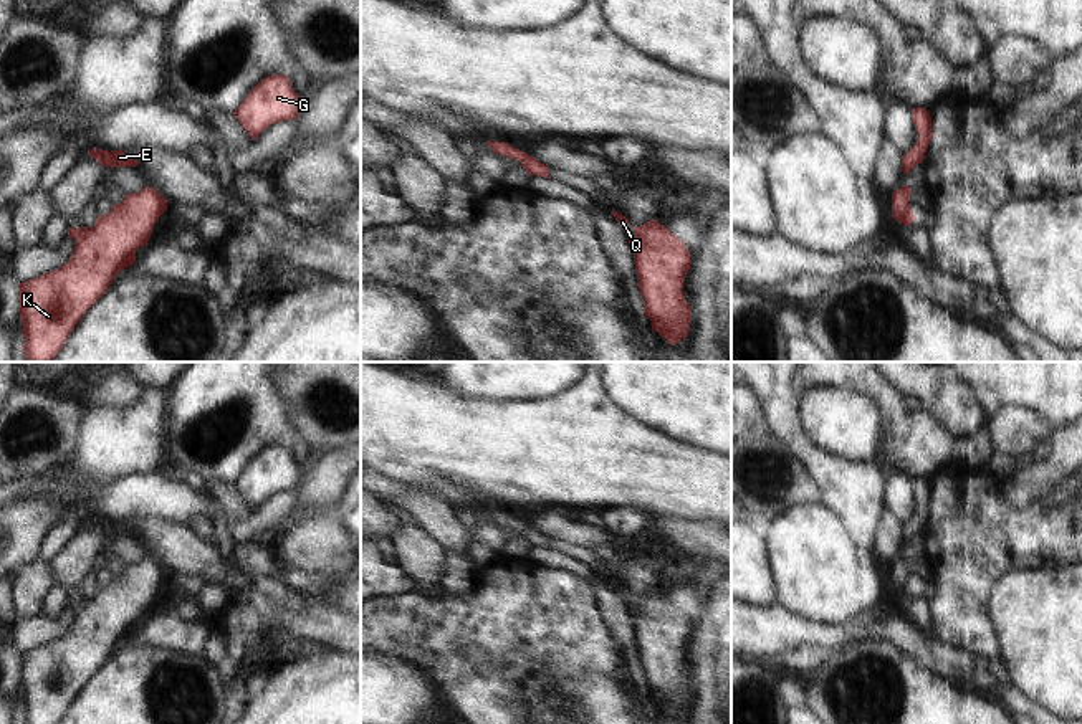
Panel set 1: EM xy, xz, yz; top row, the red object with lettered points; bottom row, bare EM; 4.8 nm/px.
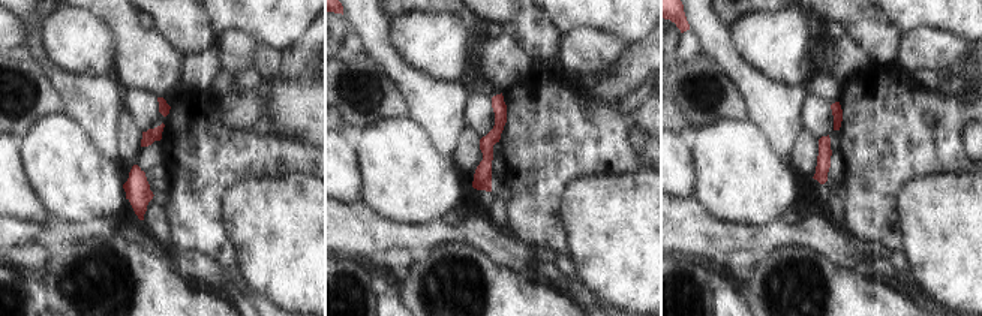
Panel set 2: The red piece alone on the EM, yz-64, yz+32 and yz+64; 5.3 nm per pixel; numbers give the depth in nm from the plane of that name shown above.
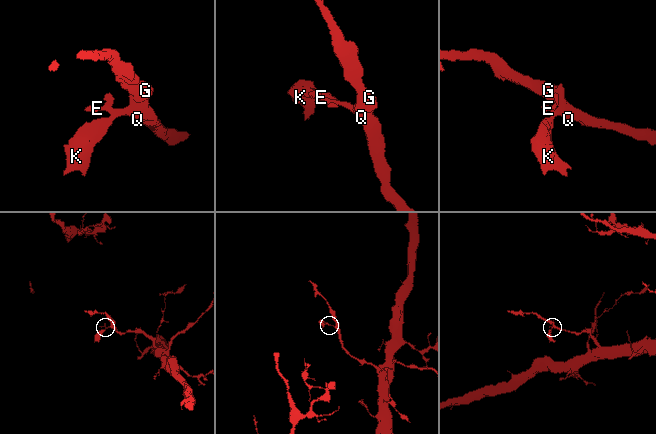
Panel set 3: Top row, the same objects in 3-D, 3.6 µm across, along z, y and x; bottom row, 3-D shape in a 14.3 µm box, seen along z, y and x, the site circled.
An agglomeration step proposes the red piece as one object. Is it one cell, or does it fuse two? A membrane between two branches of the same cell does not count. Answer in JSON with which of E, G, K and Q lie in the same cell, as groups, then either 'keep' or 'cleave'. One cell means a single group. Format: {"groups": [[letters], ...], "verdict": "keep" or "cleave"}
{"groups": [["E", "G", "K", "Q"]], "verdict": "keep"}

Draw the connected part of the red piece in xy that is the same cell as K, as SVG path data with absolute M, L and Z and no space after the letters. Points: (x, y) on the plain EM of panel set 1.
M151 557L126 564L108 585L99 585L91 598L68 598L76 610L69 631L55 641L20 653L20 688L23 691L23 724L58 724L86 681L106 663L119 641L134 635L139 617L147 615L167 570Z

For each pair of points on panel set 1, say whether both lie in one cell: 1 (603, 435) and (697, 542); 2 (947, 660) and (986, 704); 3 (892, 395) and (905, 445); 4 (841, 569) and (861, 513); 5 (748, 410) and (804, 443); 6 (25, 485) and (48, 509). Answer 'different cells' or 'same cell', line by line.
1: different cells
2: different cells
3: same cell
4: different cells
5: different cells
6: different cells

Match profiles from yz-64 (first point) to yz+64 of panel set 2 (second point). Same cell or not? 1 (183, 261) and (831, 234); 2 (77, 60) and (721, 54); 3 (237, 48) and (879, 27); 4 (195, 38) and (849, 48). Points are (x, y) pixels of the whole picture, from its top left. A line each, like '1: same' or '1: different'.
1: same
2: different
3: different
4: different

